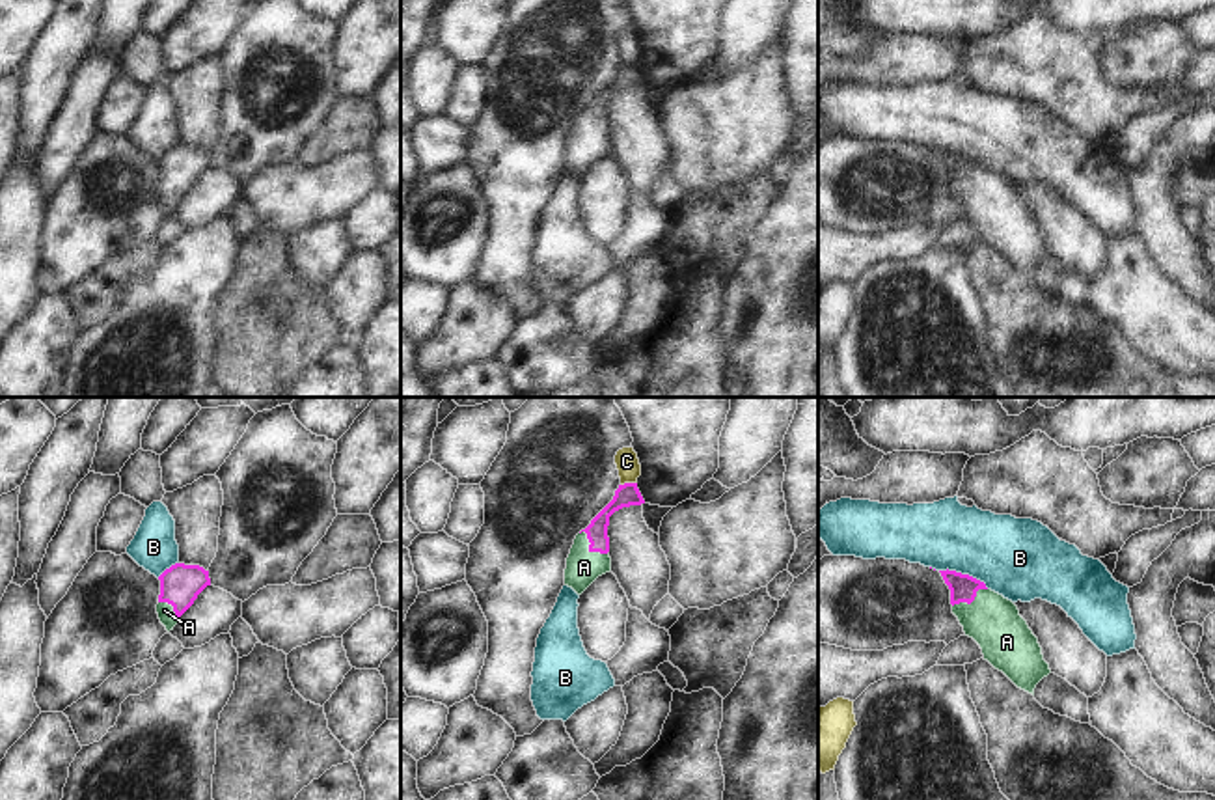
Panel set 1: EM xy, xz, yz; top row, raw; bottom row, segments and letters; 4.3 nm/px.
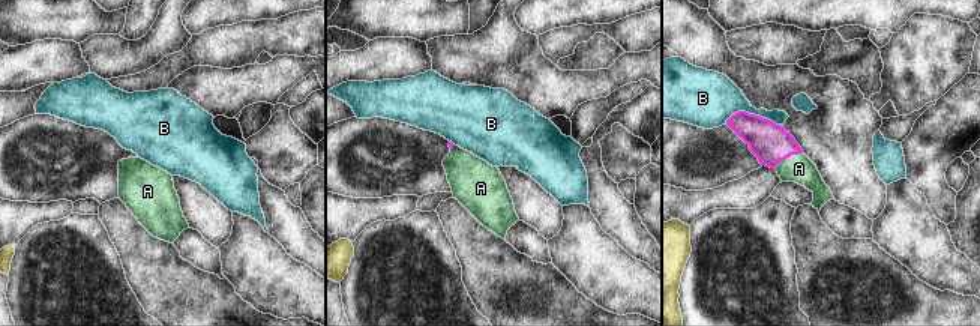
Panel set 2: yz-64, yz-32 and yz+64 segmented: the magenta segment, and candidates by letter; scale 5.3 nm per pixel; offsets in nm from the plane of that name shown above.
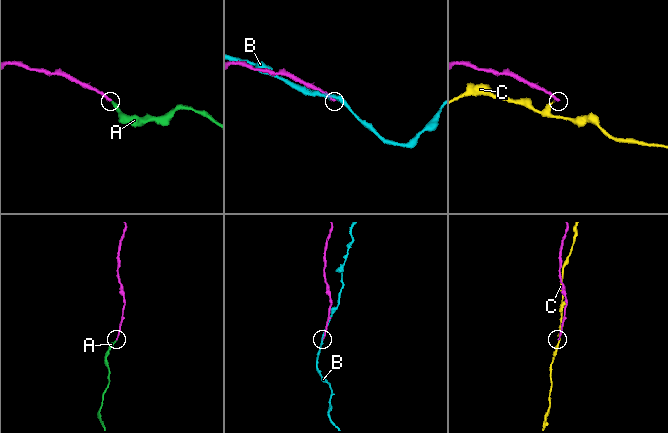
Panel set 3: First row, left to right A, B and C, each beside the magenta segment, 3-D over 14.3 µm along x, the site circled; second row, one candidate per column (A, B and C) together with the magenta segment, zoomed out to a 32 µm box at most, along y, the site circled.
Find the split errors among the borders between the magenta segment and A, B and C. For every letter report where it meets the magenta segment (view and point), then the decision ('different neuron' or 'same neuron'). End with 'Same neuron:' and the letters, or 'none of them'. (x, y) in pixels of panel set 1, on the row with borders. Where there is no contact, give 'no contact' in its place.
A: meets magenta in xz at (589, 547); same neuron
B: meets magenta in yz at (964, 575); different neuron
C: meets magenta in xz at (628, 483); different neuron
Same neuron: A

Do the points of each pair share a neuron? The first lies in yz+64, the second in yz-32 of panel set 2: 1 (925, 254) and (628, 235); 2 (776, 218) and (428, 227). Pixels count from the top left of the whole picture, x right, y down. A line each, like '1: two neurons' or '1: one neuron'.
1: two neurons
2: one neuron

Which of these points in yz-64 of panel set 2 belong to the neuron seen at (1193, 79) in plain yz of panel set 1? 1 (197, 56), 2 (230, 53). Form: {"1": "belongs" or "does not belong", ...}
{"1": "does not belong", "2": "does not belong"}

